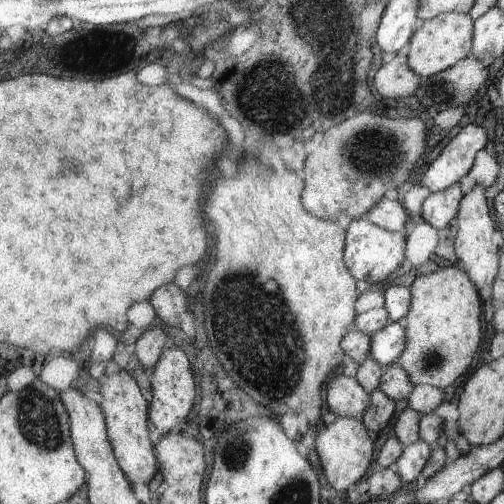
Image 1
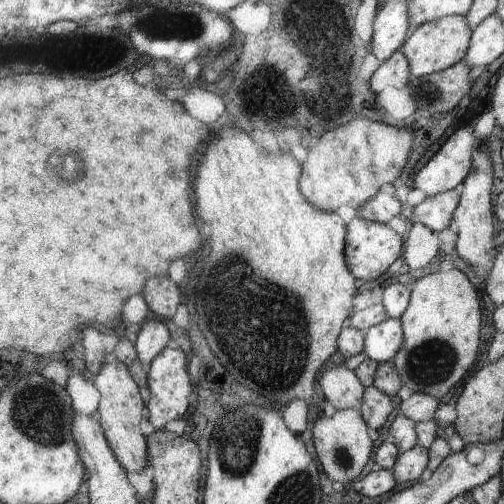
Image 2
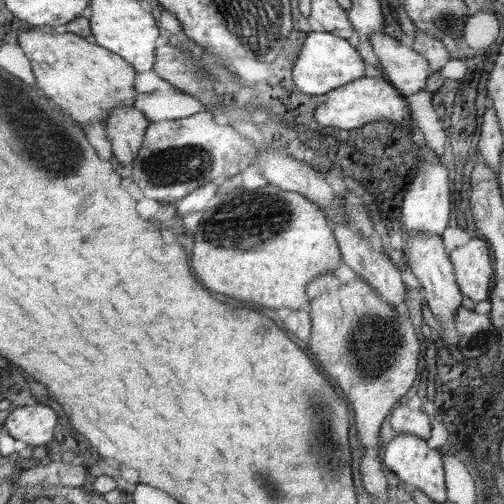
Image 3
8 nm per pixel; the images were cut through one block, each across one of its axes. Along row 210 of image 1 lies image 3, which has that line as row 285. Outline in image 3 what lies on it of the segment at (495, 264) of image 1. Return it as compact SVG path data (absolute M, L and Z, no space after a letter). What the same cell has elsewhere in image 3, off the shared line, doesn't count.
M473 236L469 244L451 252L457 284L463 296L477 302L491 302L491 280L495 276L491 262L491 244L483 236Z

